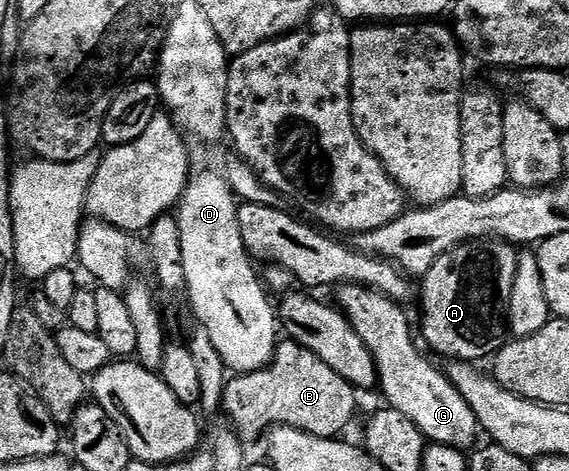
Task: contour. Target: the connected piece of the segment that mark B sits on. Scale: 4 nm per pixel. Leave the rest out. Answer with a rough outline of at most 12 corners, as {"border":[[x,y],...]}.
{"border":[[294,340],[233,375],[223,415],[251,442],[339,437],[357,389]]}

